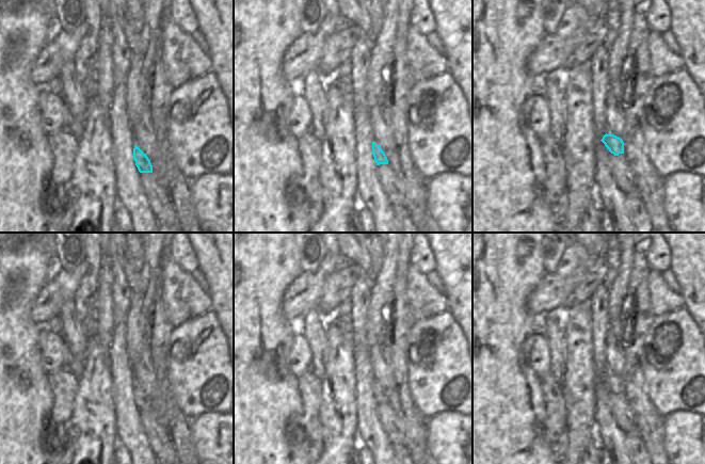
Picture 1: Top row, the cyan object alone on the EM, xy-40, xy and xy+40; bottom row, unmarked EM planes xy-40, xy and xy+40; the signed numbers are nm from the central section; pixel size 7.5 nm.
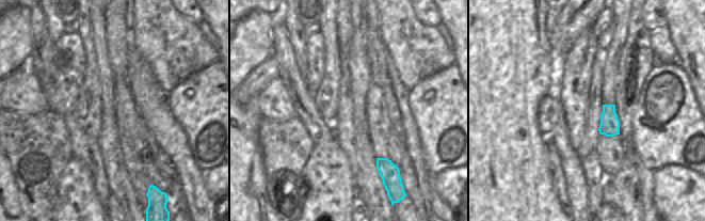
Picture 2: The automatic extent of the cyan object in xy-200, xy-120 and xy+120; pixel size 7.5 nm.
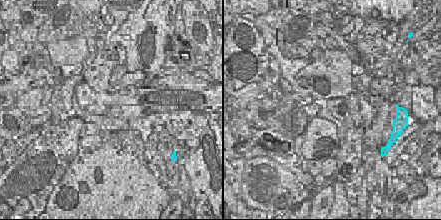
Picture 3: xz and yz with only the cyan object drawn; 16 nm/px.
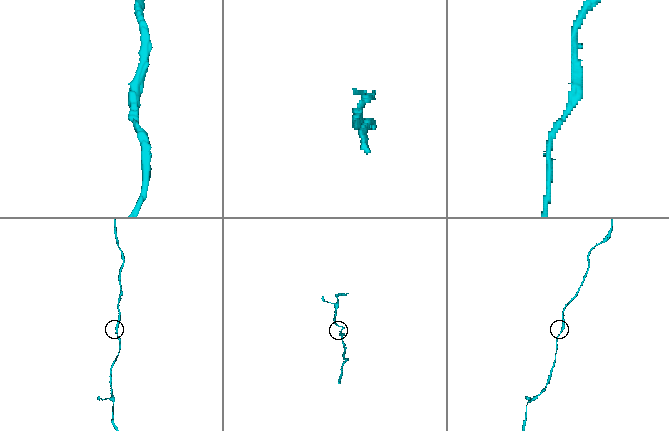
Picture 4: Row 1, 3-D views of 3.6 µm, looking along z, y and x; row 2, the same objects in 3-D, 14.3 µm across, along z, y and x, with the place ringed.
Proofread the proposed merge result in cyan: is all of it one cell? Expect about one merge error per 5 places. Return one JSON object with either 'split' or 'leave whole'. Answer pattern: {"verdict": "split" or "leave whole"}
{"verdict": "leave whole"}

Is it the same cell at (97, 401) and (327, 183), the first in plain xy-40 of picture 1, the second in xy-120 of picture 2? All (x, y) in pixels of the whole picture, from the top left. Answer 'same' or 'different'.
same

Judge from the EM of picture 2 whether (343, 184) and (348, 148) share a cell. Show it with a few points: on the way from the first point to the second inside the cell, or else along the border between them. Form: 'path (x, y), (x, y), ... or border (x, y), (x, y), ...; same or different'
border (334, 138), (352, 167); different

